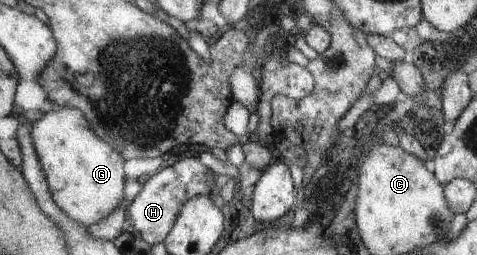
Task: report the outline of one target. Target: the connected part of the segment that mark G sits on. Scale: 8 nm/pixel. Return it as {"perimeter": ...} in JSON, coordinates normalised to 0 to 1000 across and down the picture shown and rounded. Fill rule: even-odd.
{"perimeter":[[[159,424],[119,427],[92,439],[92,451],[67,482],[67,561],[80,600],[80,624],[96,678],[96,710],[113,796],[159,875],[187,882],[205,875],[214,851],[224,851],[243,824],[252,788],[260,780],[260,663],[256,616],[218,541],[205,537],[203,514],[193,506],[176,443]]]}

